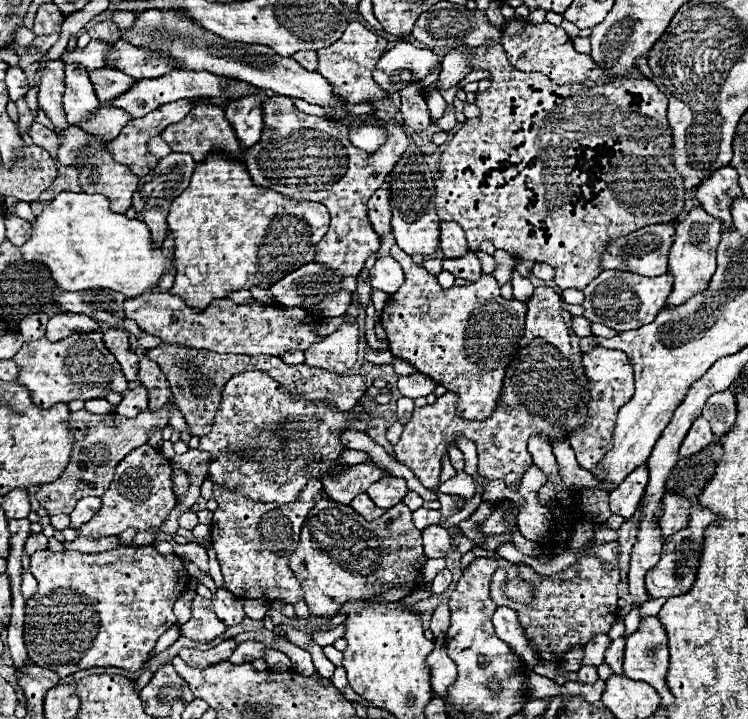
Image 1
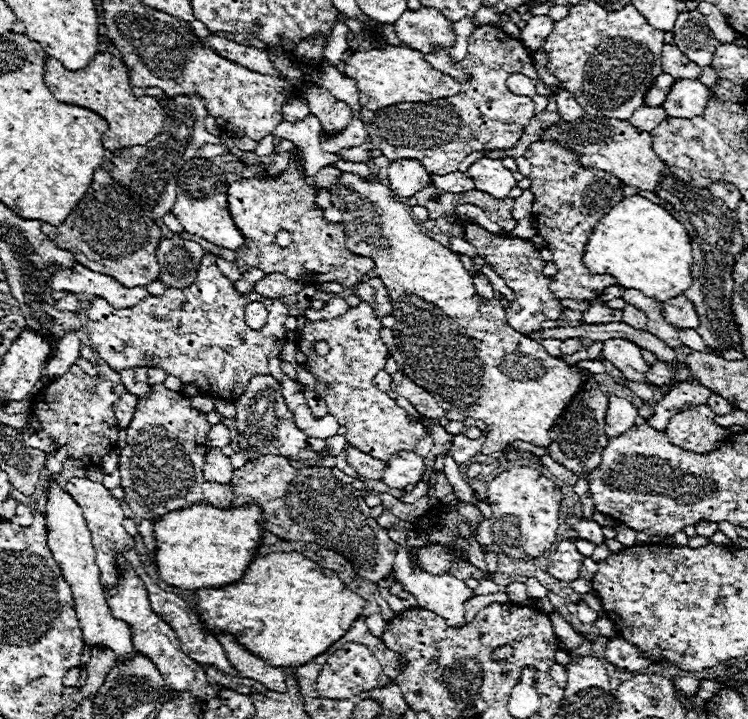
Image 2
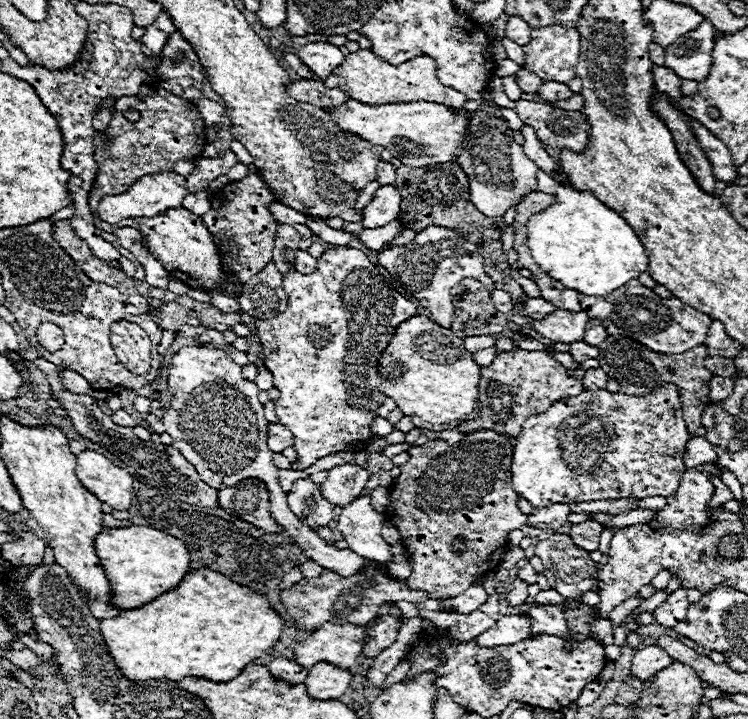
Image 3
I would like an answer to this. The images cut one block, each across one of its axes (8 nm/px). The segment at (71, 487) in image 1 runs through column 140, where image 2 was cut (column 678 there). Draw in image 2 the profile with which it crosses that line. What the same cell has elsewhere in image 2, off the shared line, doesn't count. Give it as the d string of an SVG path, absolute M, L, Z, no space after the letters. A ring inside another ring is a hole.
M704 404L682 410L670 418L666 434L676 446L684 446L694 452L718 450L730 436L724 428L714 424L714 412Z

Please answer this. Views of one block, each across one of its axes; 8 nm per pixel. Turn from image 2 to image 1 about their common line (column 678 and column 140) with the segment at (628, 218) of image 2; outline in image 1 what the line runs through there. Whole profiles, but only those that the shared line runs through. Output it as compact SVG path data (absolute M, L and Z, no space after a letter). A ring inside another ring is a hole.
M60 192L52 202L44 206L44 210L30 222L32 232L30 238L20 246L20 252L26 262L42 262L52 272L52 278L58 288L68 292L92 290L96 286L110 288L114 292L122 292L126 298L140 296L150 292L152 286L166 274L170 266L170 258L162 252L162 248L154 250L148 226L140 220L128 220L124 214L114 214L108 208L108 198L102 194L86 194L86 192Z

